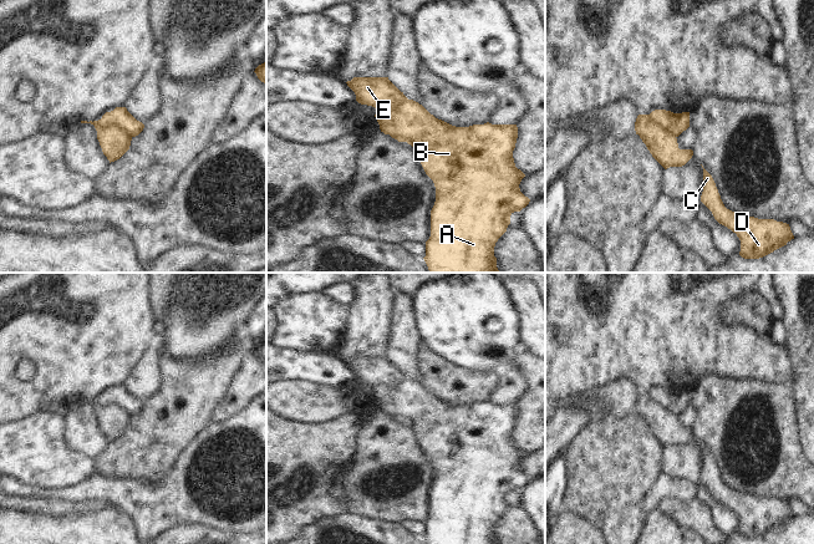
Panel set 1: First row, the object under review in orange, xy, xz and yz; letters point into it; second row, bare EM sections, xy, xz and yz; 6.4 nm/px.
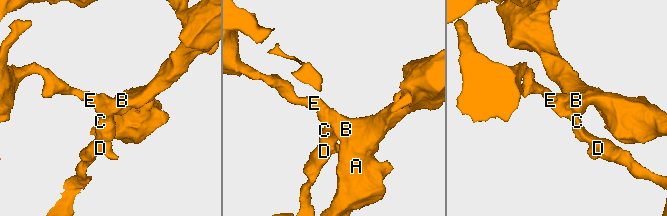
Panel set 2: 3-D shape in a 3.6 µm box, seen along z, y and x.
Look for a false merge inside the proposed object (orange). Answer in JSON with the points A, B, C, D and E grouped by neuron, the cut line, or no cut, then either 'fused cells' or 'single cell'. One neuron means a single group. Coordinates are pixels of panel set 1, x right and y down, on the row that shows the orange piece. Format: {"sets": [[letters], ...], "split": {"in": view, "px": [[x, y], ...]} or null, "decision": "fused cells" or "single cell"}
{"sets": [["A", "B"], ["C", "D", "E"]], "split": {"in": "xy", "px": [[100, 120], [102, 125], [120, 125], [132, 136]]}, "decision": "fused cells"}

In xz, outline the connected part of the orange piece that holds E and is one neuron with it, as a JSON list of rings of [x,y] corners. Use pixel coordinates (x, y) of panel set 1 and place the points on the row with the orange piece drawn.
[[[353,77],[346,83],[355,92],[358,103],[375,108],[381,106],[397,108],[407,100],[388,77]]]

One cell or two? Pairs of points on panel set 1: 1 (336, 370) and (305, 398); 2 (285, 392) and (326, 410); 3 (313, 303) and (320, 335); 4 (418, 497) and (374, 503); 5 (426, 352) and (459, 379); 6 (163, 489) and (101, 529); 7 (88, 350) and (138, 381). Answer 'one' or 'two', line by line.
1: two
2: one
3: one
4: one
5: one
6: two
7: two

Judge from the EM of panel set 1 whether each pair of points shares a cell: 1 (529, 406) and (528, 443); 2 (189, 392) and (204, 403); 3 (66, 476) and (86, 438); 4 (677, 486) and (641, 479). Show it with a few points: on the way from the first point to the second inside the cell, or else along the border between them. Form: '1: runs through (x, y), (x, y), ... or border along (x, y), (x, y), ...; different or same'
1: runs through (529, 415), (529, 435); same
2: runs through (193, 392), (201, 400); same
3: border along (66, 425), (66, 443), (95, 461); different
4: border along (662, 473), (647, 491), (642, 509); different

